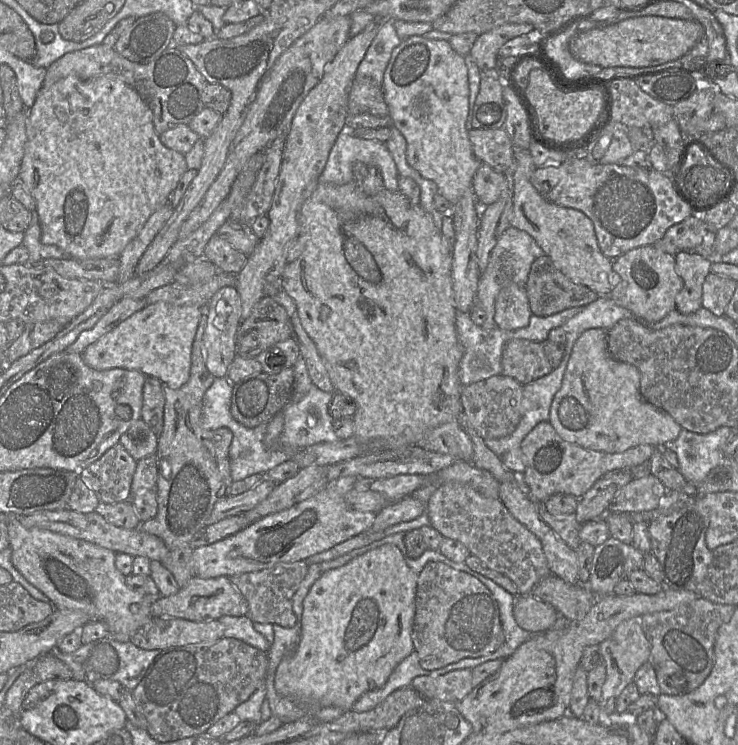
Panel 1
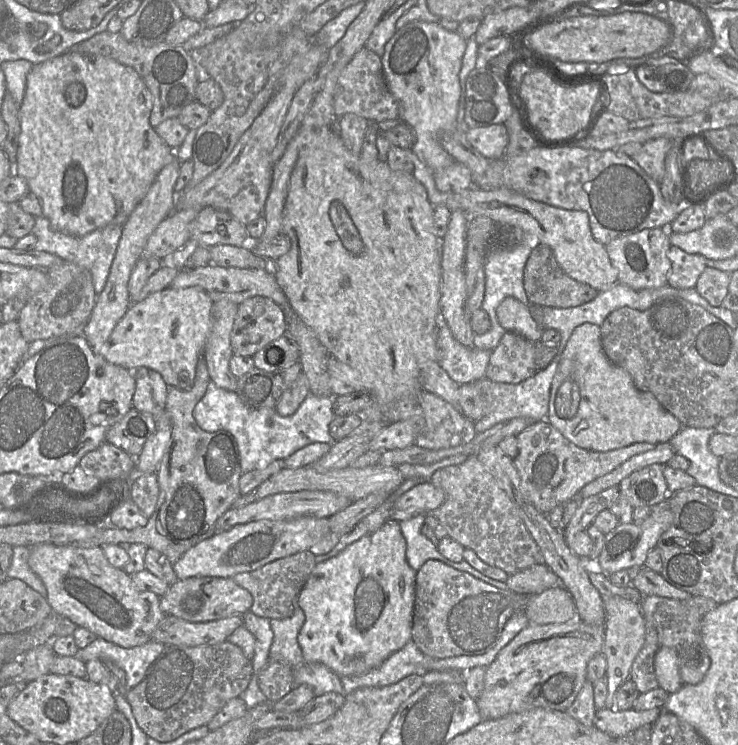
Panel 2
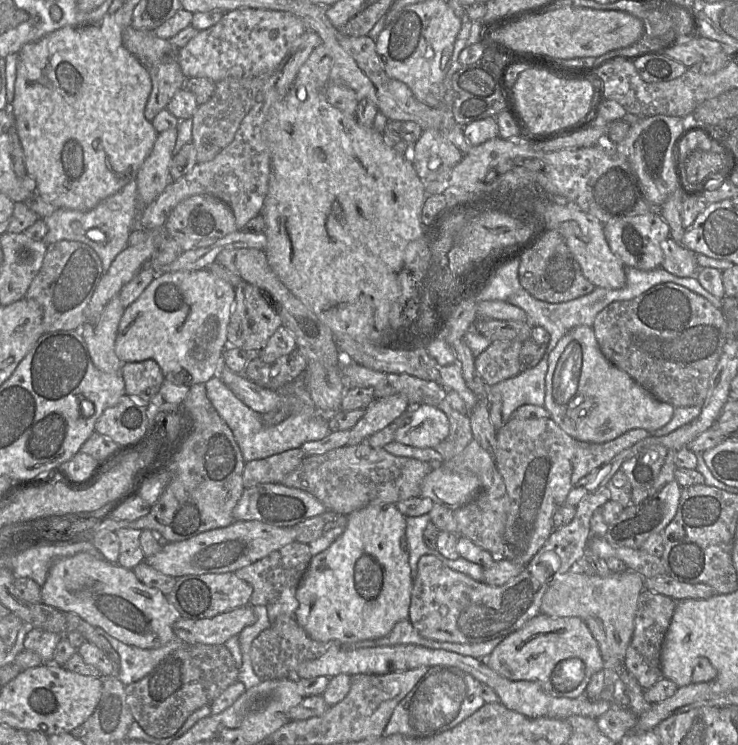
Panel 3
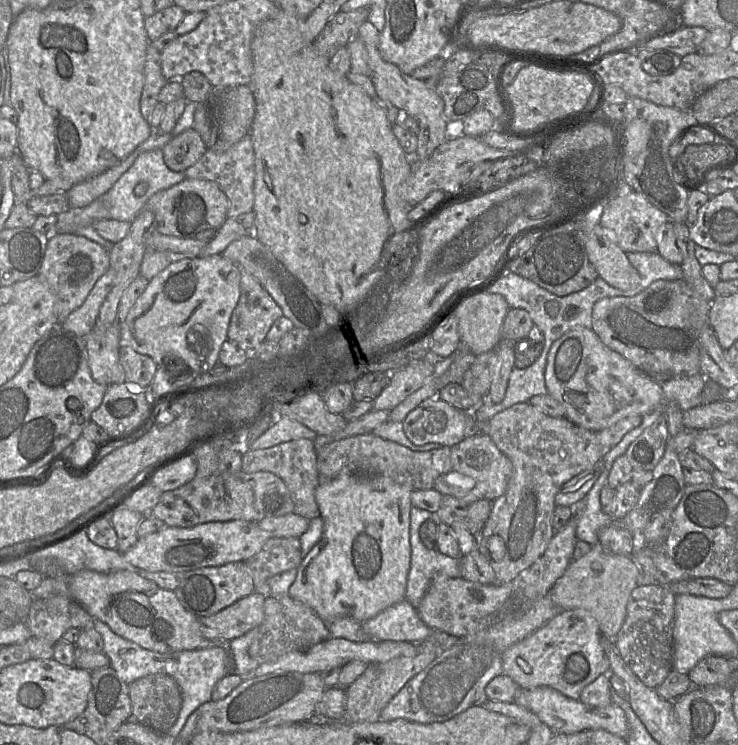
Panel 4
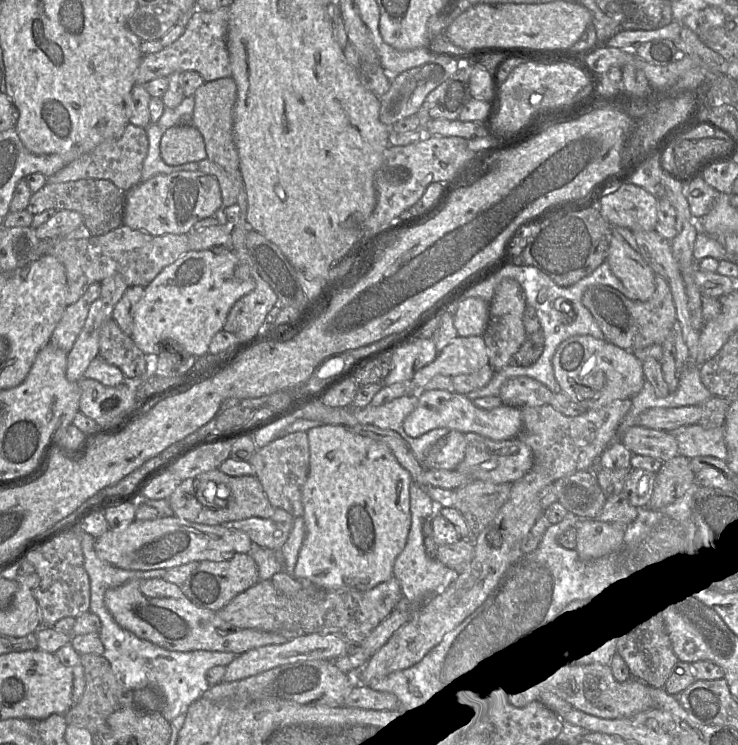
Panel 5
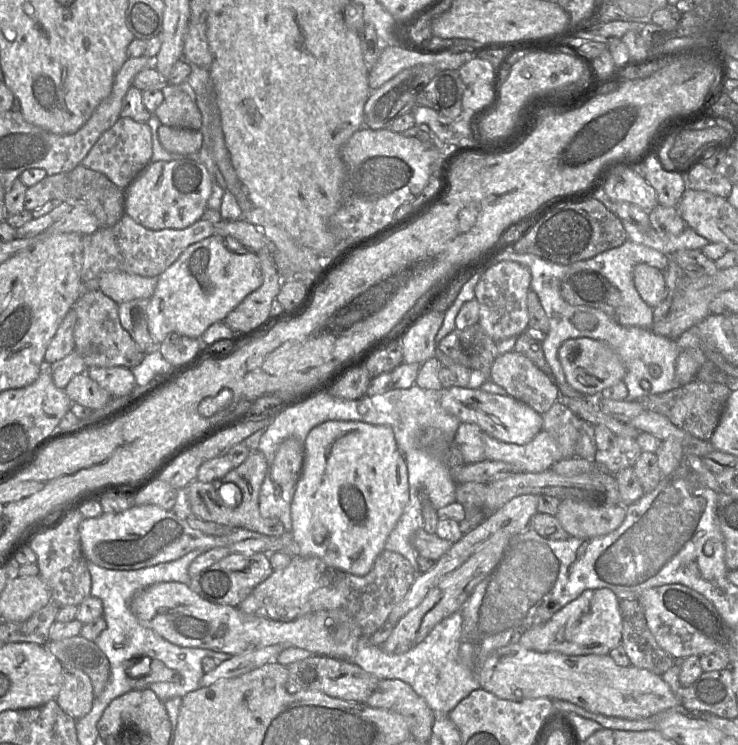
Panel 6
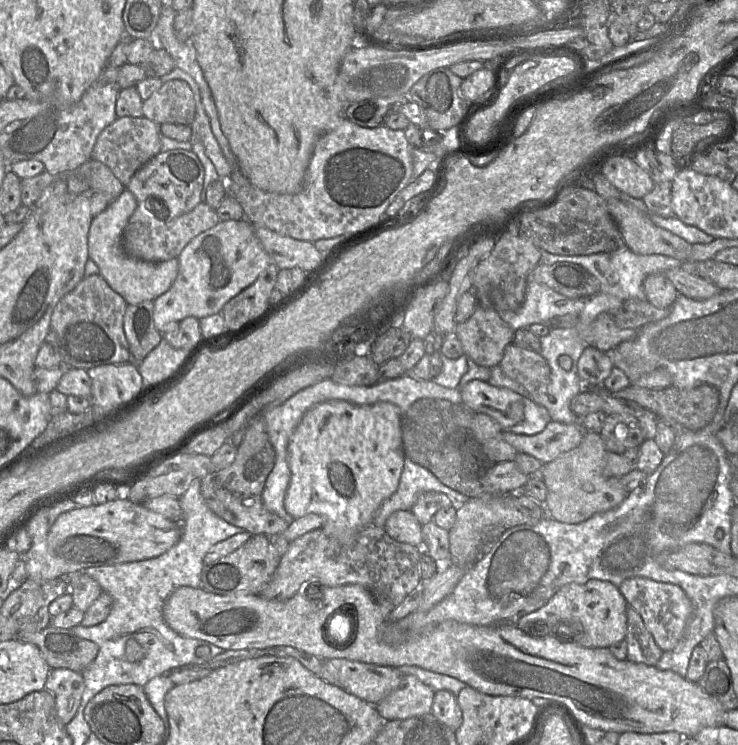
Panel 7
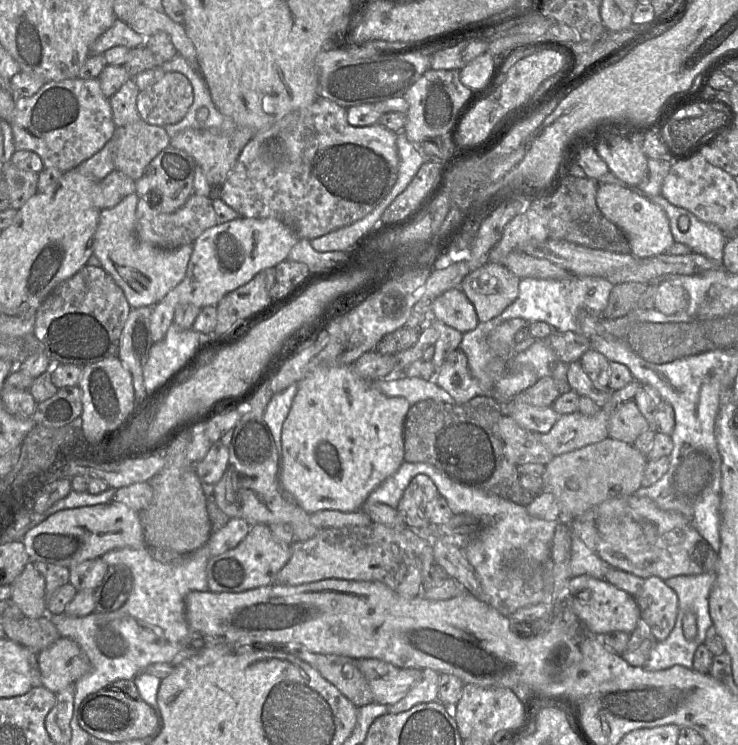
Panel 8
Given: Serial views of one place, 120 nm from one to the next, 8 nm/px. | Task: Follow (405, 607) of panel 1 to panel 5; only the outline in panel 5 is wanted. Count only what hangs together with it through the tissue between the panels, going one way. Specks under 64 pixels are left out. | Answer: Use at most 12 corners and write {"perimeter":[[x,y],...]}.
{"perimeter":[[340,425],[307,431],[293,576],[366,591],[394,576],[424,469]]}

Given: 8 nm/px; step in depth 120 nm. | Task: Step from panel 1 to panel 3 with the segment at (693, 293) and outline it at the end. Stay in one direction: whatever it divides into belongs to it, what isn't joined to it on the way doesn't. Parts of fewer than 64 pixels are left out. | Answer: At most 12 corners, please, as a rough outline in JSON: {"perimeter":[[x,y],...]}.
{"perimeter":[[670,236],[662,242],[661,267],[678,277],[695,276],[697,254]]}

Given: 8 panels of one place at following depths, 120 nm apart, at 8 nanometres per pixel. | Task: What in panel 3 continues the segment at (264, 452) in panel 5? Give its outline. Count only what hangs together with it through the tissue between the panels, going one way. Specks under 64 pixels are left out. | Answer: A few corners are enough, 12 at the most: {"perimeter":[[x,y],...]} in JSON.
{"perimeter":[[301,448],[245,463],[244,488],[281,483]]}

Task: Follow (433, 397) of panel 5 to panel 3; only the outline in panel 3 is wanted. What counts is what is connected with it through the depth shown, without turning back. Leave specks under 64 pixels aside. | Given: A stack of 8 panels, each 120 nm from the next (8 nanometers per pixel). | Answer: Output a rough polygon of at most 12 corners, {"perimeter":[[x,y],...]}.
{"perimeter":[[413,406],[394,421],[394,440],[434,448],[449,435],[446,414]]}

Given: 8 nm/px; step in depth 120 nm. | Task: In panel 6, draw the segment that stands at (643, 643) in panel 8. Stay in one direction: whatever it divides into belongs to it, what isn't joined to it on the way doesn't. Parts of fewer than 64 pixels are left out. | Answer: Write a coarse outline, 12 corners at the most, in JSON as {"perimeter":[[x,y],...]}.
{"perimeter":[[638,599],[620,601],[631,665],[662,676],[678,660],[656,642]]}

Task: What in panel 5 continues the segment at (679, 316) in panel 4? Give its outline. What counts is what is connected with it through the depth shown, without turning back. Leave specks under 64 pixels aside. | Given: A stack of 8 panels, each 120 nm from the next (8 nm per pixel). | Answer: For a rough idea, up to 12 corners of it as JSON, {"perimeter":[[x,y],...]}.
{"perimeter":[[668,282],[632,300],[592,285],[582,303],[606,341],[662,345],[677,318]]}

